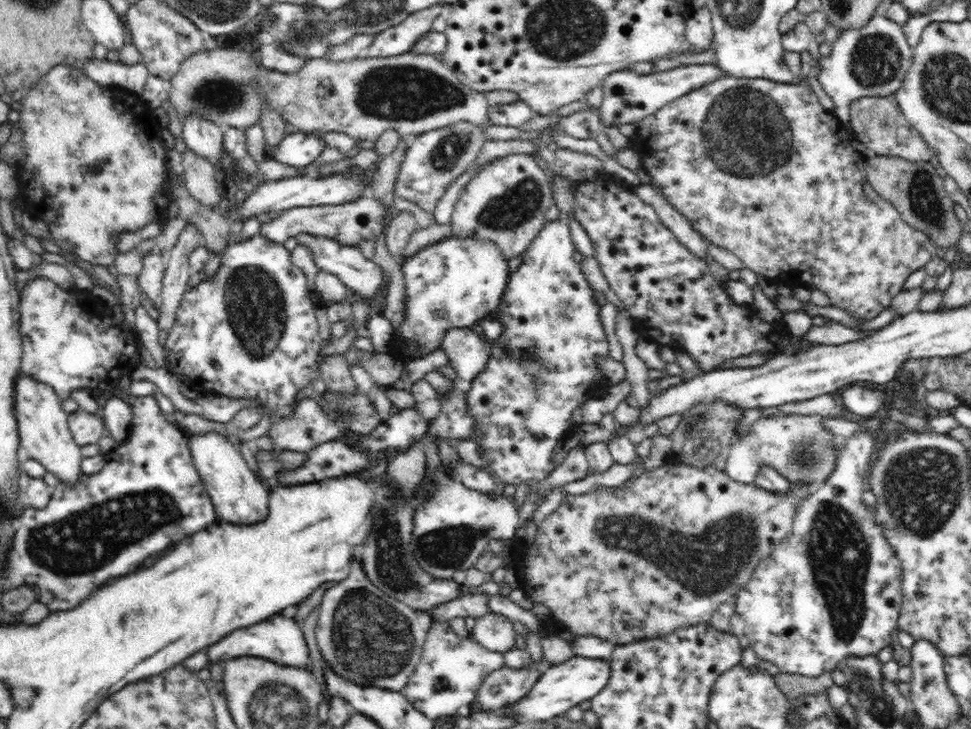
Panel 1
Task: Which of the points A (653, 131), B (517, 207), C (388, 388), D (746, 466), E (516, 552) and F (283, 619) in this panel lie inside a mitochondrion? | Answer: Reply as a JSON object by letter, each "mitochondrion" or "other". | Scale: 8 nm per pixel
{"A":"other","B":"mitochondrion","C":"other","D":"other","E":"other","F":"other"}

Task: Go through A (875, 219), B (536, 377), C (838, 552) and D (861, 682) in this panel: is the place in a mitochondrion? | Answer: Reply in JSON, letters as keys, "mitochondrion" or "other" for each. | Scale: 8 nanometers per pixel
{"A":"other","B":"mitochondrion","C":"mitochondrion","D":"mitochondrion"}

